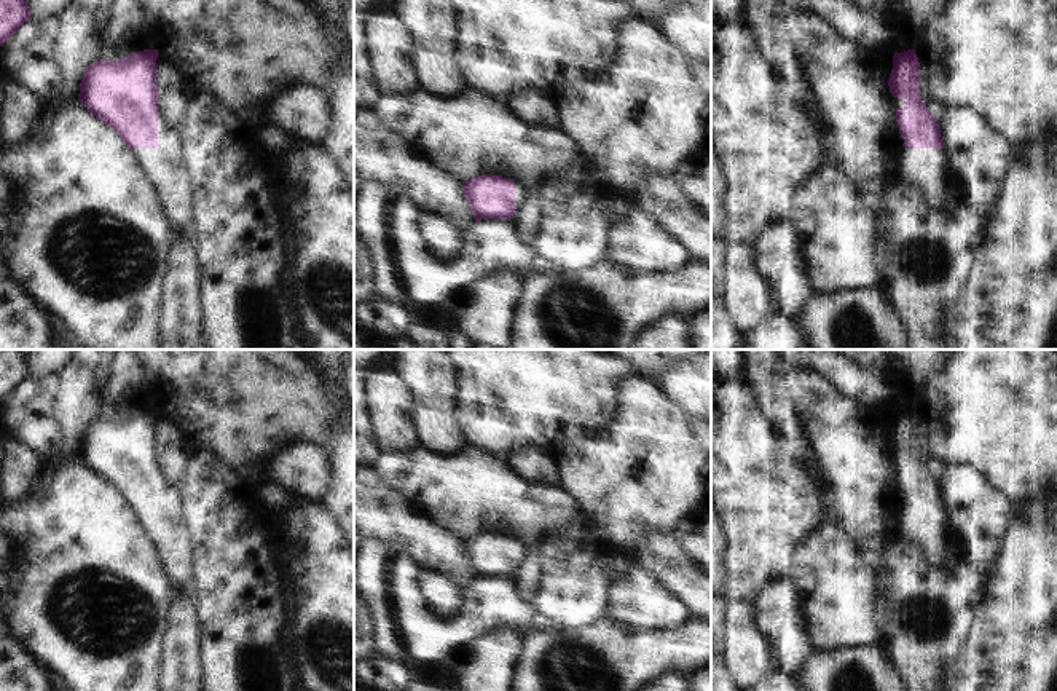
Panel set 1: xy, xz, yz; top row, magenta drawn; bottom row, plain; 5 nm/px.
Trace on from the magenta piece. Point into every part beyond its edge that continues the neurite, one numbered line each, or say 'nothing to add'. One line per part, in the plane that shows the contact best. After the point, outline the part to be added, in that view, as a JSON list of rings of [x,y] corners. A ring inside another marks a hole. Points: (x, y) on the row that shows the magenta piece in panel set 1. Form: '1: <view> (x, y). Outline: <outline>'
1: xy (165, 168). Outline: [[[158,113],[158,147],[134,148],[132,156],[158,192],[164,214],[174,231],[191,233],[191,185],[183,164],[183,144],[177,129],[167,126]]]

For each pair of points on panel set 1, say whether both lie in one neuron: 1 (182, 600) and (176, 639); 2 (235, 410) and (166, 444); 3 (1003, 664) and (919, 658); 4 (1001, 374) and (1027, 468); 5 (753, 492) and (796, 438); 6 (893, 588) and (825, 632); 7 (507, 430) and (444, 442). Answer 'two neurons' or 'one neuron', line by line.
1: one neuron
2: two neurons
3: two neurons
4: one neuron
5: two neurons
6: two neurons
7: two neurons

